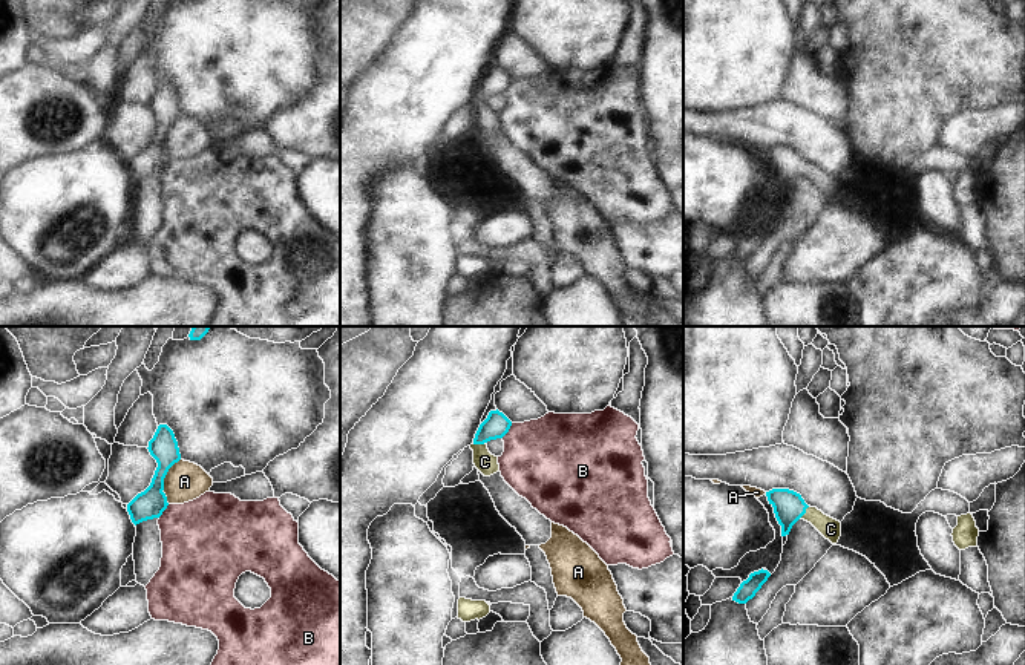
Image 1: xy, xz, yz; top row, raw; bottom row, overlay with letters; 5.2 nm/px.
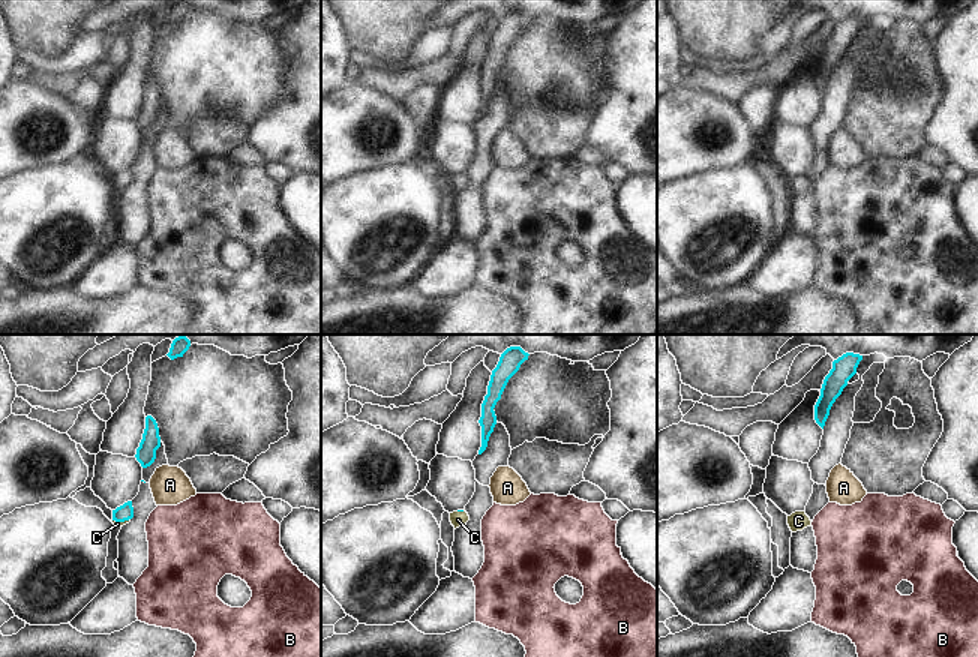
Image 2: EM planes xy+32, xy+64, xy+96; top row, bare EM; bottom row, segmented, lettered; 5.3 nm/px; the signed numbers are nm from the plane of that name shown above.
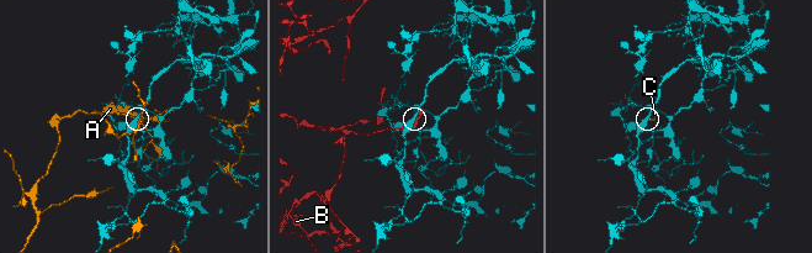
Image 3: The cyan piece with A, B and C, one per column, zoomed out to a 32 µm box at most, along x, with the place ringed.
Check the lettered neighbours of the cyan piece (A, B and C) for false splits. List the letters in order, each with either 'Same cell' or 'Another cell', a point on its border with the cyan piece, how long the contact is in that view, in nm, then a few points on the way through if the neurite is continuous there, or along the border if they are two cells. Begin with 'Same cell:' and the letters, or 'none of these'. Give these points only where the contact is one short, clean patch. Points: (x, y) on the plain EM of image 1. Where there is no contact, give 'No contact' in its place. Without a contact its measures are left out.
Same cell: C
A: Another cell. Touches cyan at xy (166, 131). Shared border 190 nm. Boundary: xy (180, 115), (169, 126), (163, 146)
B: Another cell. Touches cyan at xz (507, 88). Shared border 100 nm. Boundary: xz (512, 80), (501, 94)
C: Same cell. Touches cyan at yz (805, 169). Shared border 90 nm. Path across: yz (788, 163), (805, 169), (814, 172), (831, 186).

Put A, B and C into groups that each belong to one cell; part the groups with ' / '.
A / B / C

